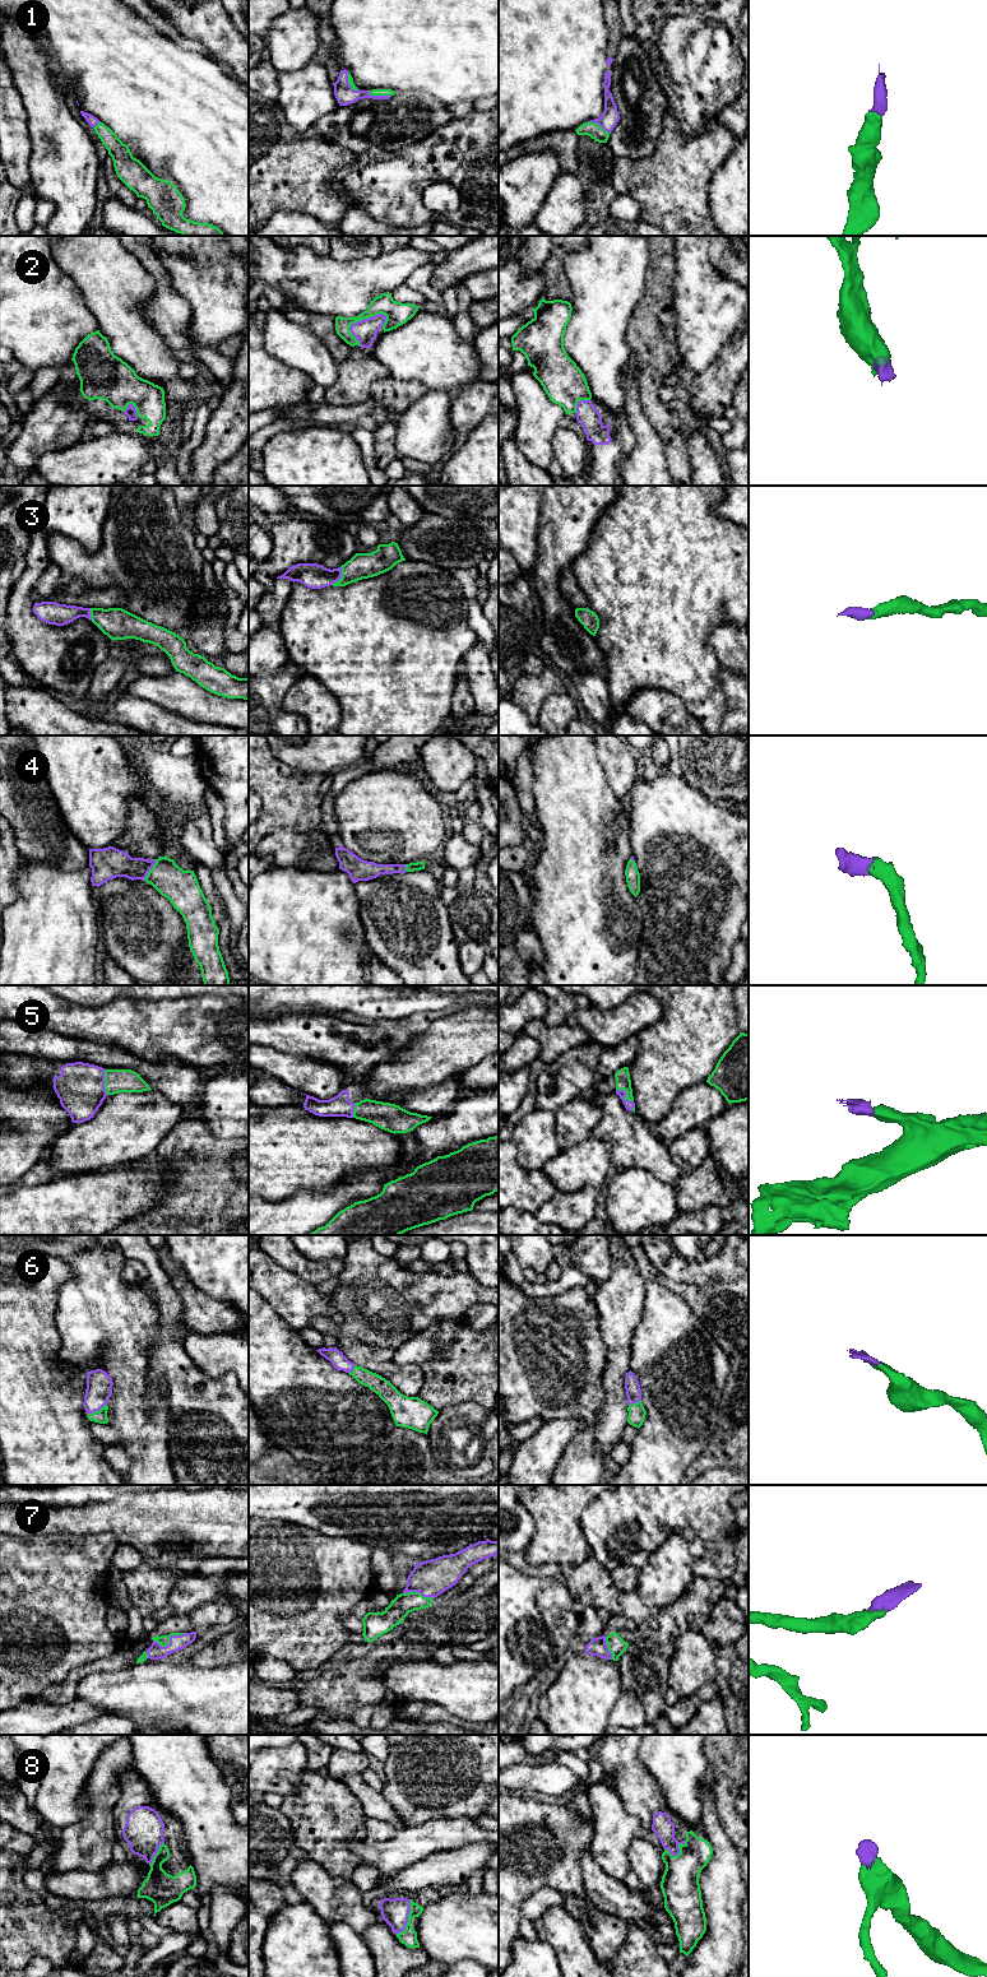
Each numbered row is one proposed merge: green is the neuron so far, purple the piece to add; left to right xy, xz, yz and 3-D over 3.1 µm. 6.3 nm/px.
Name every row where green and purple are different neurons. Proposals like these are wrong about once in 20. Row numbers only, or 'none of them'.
none of them

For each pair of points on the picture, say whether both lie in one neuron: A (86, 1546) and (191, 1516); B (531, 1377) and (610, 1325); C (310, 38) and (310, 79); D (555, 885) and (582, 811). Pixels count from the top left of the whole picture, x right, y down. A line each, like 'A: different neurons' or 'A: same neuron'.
A: different neurons
B: different neurons
C: different neurons
D: same neuron

